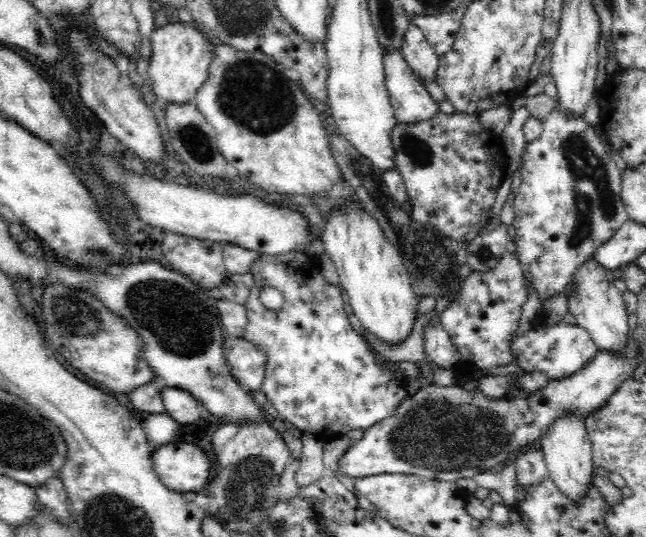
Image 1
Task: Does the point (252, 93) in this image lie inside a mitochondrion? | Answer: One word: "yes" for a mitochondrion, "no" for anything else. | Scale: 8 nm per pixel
yes

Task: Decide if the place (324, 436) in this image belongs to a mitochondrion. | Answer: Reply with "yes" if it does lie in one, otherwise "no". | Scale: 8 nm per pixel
no

